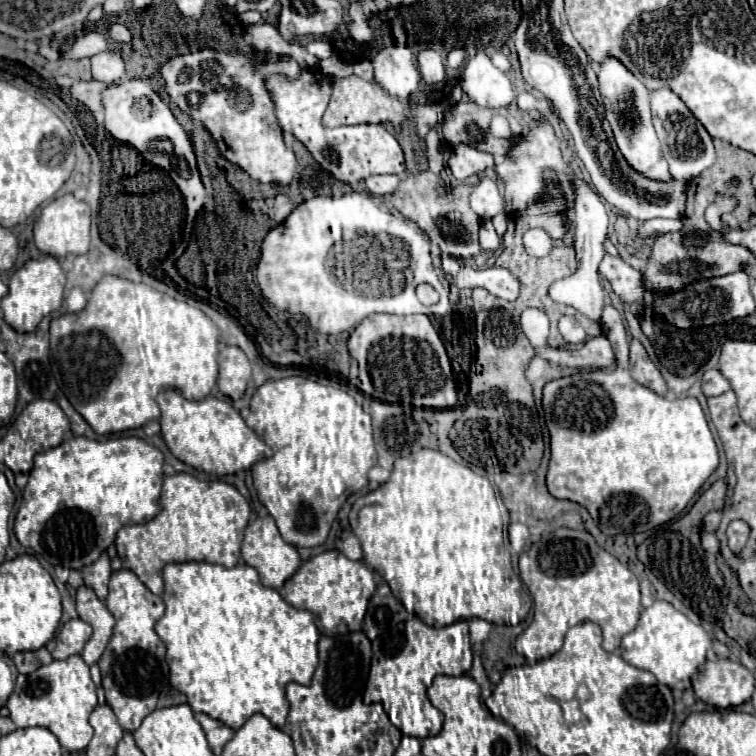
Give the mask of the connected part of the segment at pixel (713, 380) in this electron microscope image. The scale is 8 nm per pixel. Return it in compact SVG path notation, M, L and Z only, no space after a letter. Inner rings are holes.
M711 369L703 375L703 393L707 397L713 397L713 395L721 395L729 389L729 381L721 375L719 369Z

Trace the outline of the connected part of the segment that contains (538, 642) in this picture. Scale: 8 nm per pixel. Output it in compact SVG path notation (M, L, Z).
M561 527L545 533L519 557L519 573L533 595L533 621L515 641L515 649L525 655L527 663L537 663L557 653L565 633L583 621L601 625L603 647L617 651L623 635L631 633L639 621L641 595L637 577L599 547L587 531Z

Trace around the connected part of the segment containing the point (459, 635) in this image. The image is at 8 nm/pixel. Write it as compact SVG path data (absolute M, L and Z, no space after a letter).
M419 617L407 619L399 629L379 635L373 641L373 659L371 661L368 681L363 694L365 704L379 701L383 703L385 713L389 715L391 723L403 733L417 739L425 739L437 735L443 725L443 713L435 709L427 697L427 689L431 686L435 675L463 675L471 669L471 641L469 641L469 625L467 621L455 621L447 627L431 627L425 625Z

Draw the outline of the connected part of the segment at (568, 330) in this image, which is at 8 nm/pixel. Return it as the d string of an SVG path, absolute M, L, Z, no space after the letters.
M569 315L561 317L561 321L559 321L559 331L561 331L561 335L565 337L565 341L567 341L569 345L579 345L579 343L583 343L583 341L587 339L585 329L579 325L579 321L577 321L575 317L569 317Z

